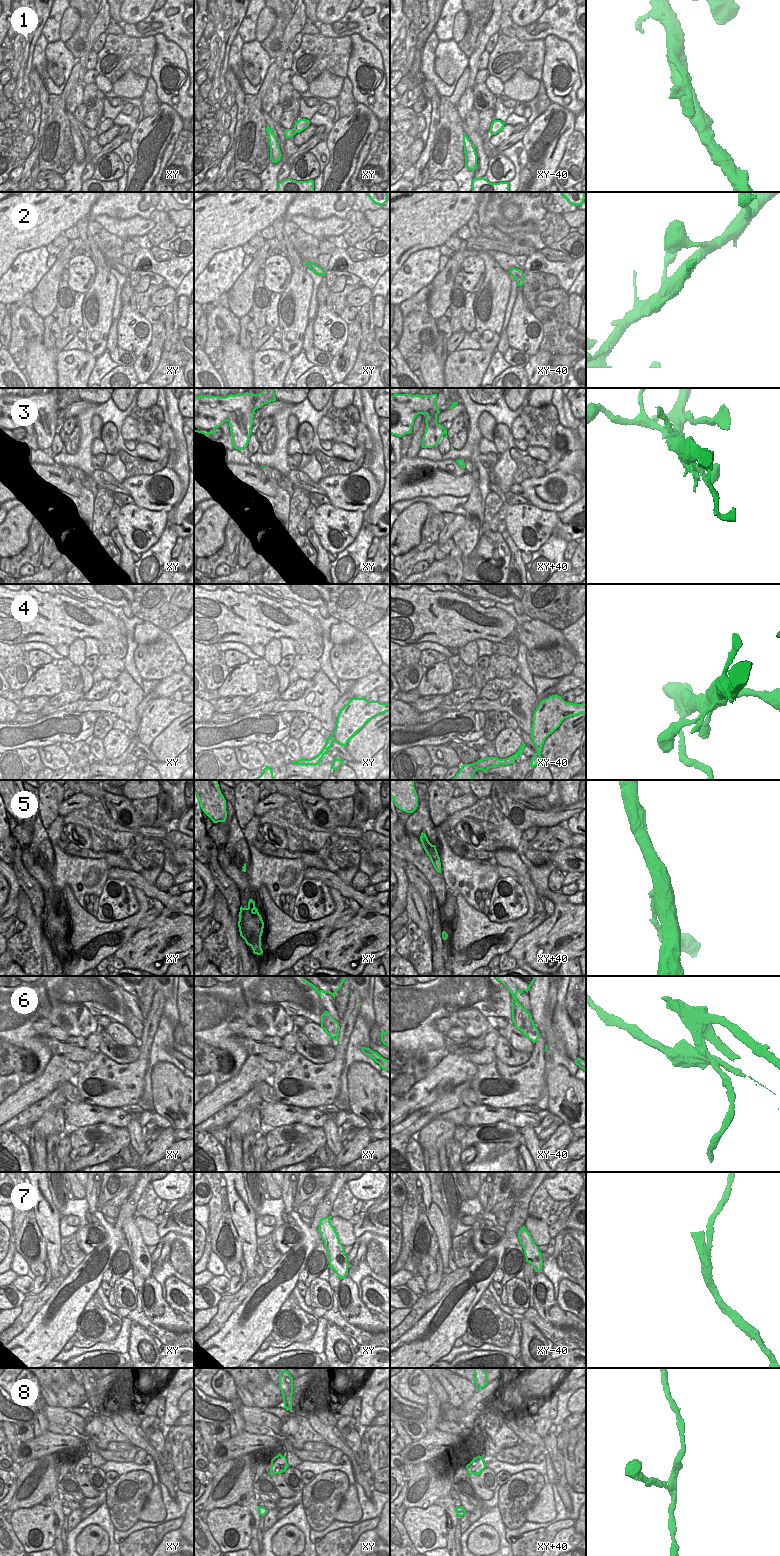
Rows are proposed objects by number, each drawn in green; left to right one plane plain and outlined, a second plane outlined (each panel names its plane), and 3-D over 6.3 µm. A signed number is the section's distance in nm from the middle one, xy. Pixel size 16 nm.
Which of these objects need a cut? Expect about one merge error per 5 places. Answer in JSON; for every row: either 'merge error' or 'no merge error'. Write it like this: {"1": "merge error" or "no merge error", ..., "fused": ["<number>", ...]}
{"1": "no merge error", "2": "no merge error", "3": "merge error", "4": "no merge error", "5": "no merge error", "6": "merge error", "7": "merge error", "8": "no merge error", "fused": ["3", "6", "7"]}

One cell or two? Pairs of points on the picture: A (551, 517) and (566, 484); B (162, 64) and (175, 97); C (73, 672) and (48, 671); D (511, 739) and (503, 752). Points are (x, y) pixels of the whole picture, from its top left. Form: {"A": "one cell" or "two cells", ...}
{"A": "two cells", "B": "one cell", "C": "two cells", "D": "one cell"}

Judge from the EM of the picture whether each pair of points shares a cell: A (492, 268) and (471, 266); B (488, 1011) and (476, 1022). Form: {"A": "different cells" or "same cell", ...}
{"A": "different cells", "B": "different cells"}

